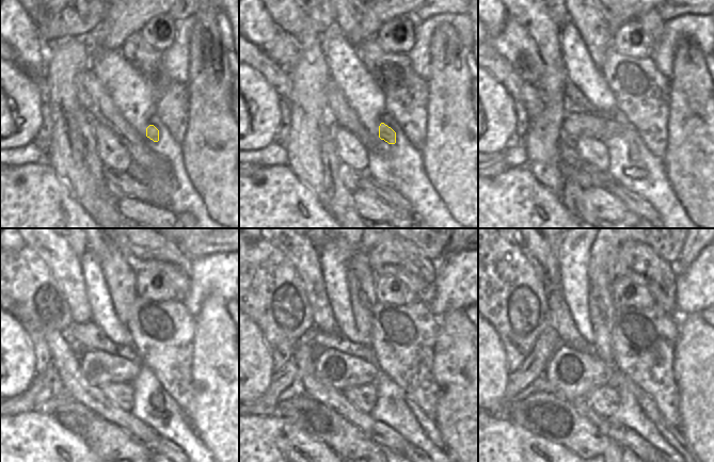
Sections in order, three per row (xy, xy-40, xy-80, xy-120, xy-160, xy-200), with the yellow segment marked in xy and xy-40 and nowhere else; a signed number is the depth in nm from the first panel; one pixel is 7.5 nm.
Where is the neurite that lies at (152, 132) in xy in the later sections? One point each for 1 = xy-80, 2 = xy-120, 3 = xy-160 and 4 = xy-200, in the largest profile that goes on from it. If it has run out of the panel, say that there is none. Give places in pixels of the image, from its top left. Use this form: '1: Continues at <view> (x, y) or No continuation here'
1: Continues at xy-80 (574, 124)
2: Continues at xy-120 (98, 367)
3: Continues at xy-160 (342, 370)
4: Continues at xy-200 (571, 373).

